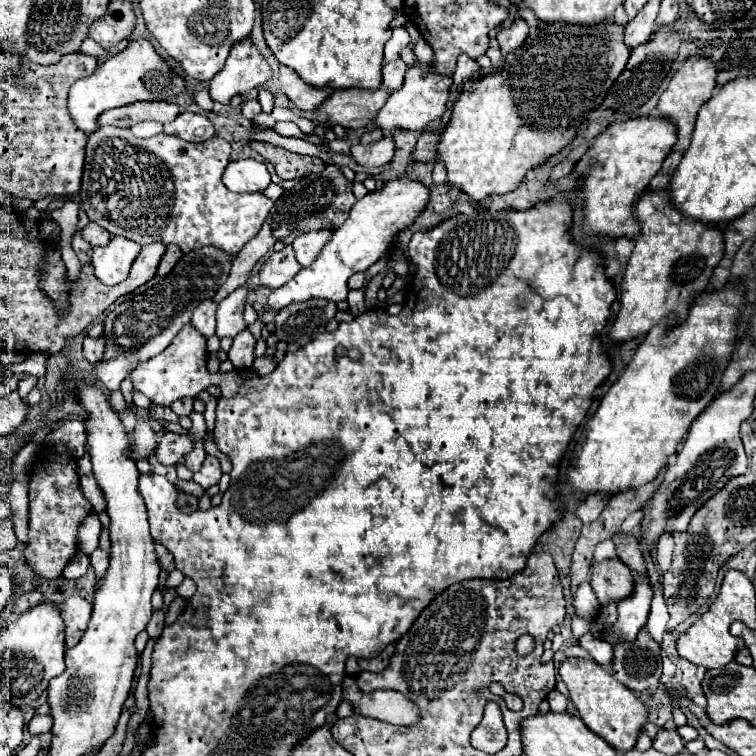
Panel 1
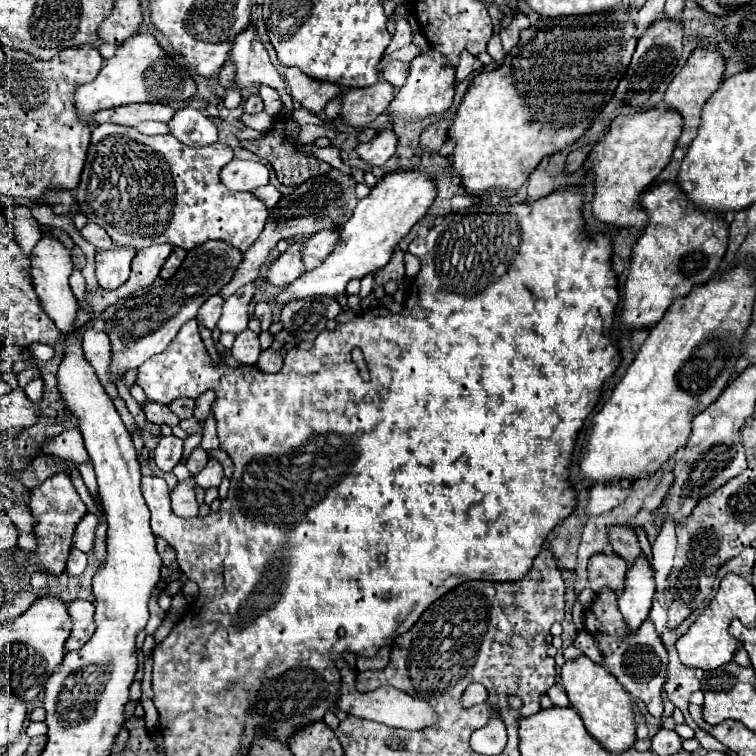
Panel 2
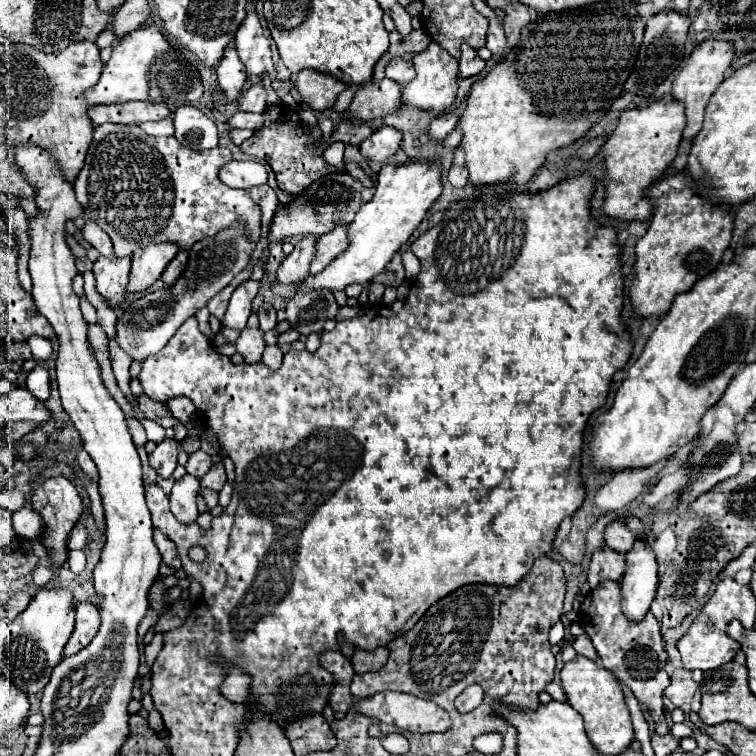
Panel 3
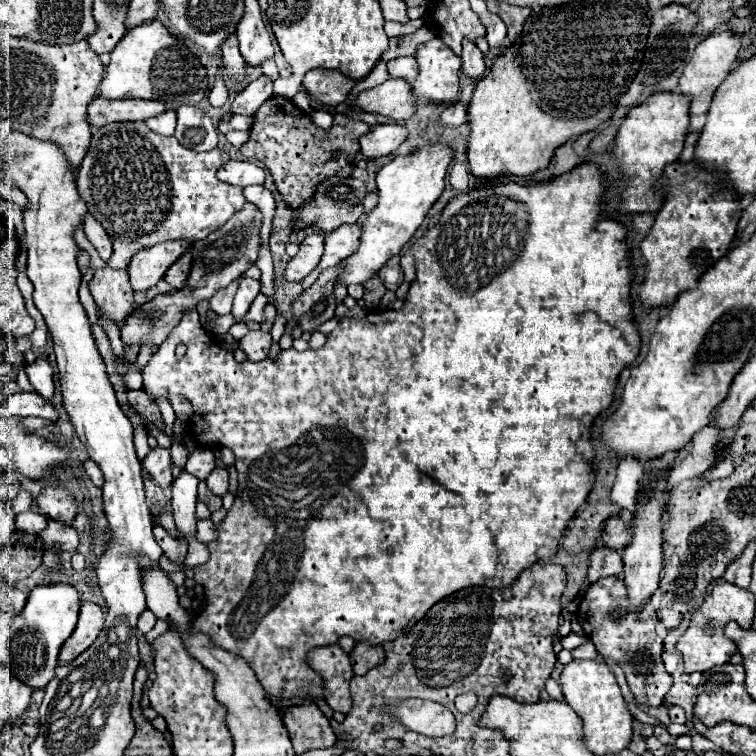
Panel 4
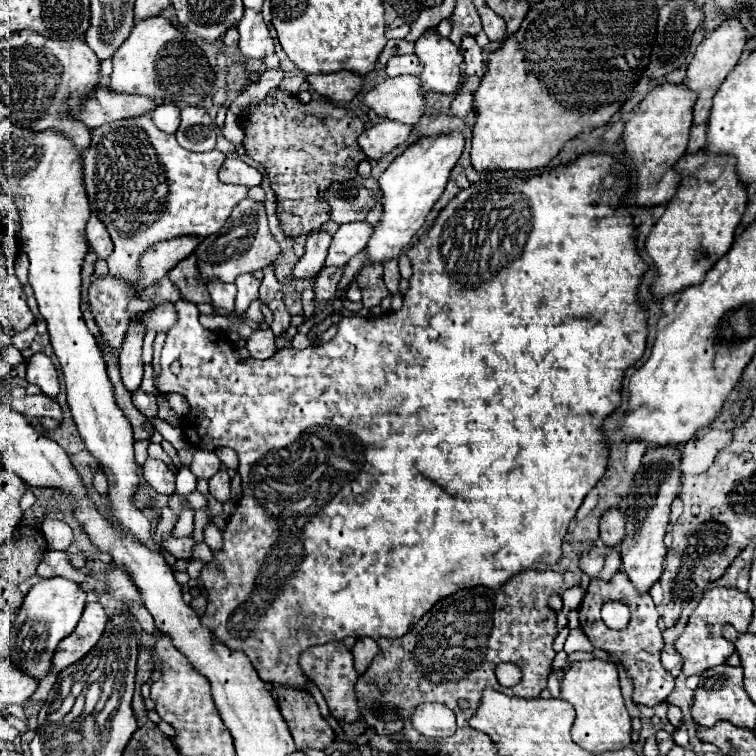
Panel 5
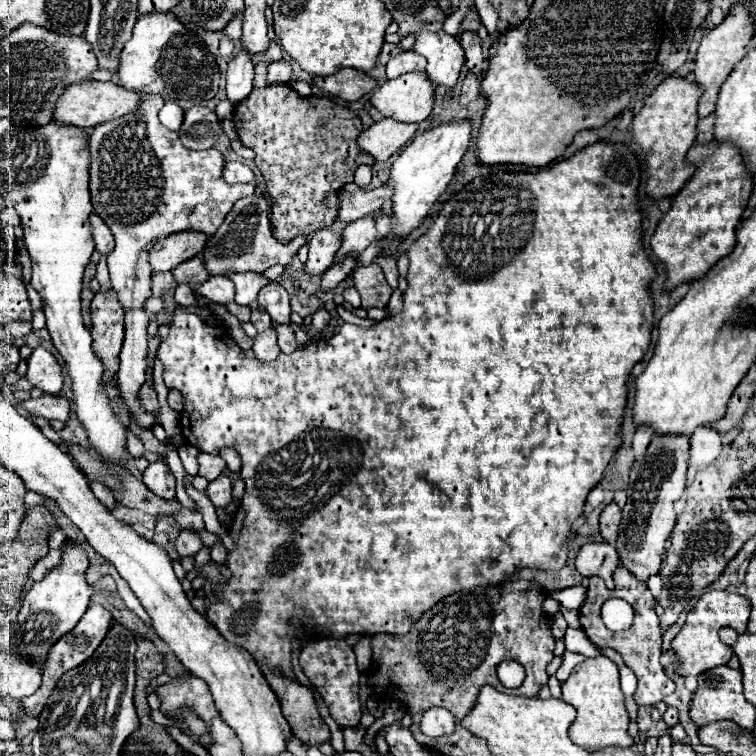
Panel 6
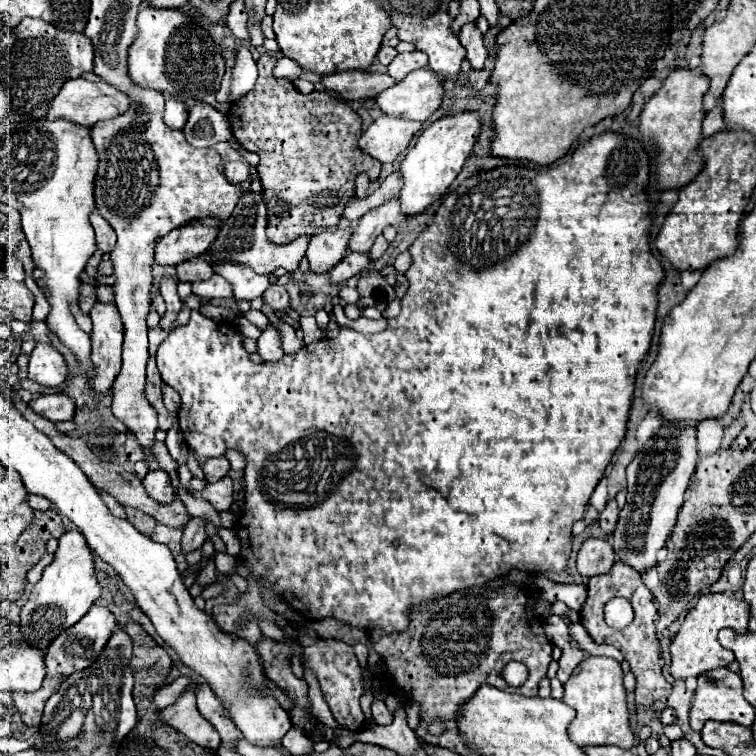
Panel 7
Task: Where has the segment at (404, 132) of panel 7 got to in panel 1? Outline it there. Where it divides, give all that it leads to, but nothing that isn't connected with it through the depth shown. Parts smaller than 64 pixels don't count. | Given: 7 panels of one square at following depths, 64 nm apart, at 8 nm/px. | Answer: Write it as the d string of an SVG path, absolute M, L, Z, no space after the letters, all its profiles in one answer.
M384 138L380 142L372 142L372 144L354 144L350 148L350 156L364 168L378 168L384 166L392 160L394 156L394 140L392 138Z

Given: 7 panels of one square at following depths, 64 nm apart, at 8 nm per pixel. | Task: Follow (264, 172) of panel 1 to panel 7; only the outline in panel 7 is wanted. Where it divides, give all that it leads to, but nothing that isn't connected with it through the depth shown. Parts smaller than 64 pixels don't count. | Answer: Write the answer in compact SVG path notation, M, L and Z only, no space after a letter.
M226 162L226 166L224 166L224 176L232 182L232 184L240 184L240 182L244 182L244 180L248 180L250 178L250 168L248 168L248 164L244 164L244 162Z

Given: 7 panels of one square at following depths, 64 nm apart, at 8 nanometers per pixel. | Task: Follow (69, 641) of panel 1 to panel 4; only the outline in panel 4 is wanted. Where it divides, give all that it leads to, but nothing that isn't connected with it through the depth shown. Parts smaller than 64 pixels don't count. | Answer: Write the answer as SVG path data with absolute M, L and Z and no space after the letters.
M82 602L76 630L64 642L64 648L60 648L60 664L66 664L68 660L74 660L80 652L84 652L100 634L102 624L104 624L102 608L92 602Z

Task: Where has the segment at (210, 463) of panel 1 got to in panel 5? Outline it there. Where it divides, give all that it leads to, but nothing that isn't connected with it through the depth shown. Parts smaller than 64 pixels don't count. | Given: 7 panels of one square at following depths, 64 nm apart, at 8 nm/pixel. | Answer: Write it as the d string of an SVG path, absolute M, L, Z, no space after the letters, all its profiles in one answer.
M226 470L216 472L216 474L208 480L208 484L210 484L210 494L212 494L216 500L226 502L226 500L230 498L230 476L228 476Z

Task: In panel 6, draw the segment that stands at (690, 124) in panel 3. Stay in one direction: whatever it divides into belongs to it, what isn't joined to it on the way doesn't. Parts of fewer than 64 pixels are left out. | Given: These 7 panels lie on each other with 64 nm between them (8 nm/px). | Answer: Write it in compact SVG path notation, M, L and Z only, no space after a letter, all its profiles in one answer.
M736 4L734 10L730 10L730 14L724 18L722 24L718 24L716 28L712 28L700 42L700 48L696 52L696 62L694 62L694 70L692 70L692 80L704 90L700 102L698 102L698 118L706 118L714 112L714 104L716 104L716 96L720 86L724 84L724 80L728 78L728 74L732 72L732 68L738 64L738 60L744 56L744 48L750 44L754 36L754 28L750 22L750 14L744 6Z

